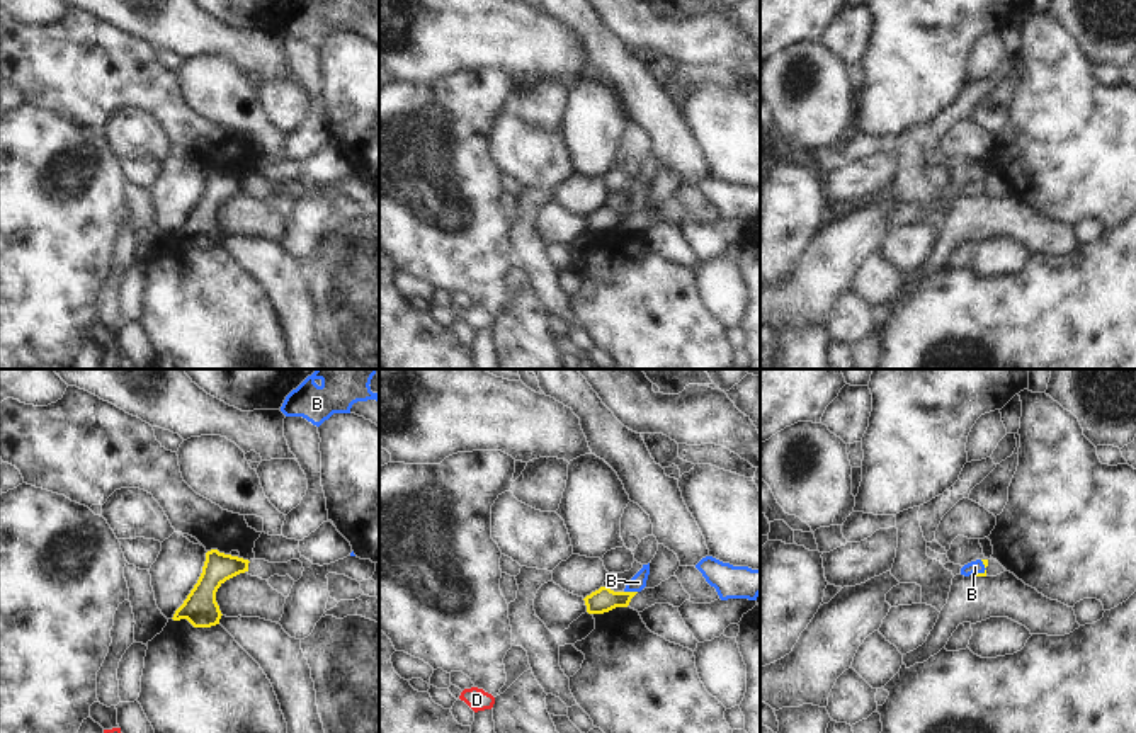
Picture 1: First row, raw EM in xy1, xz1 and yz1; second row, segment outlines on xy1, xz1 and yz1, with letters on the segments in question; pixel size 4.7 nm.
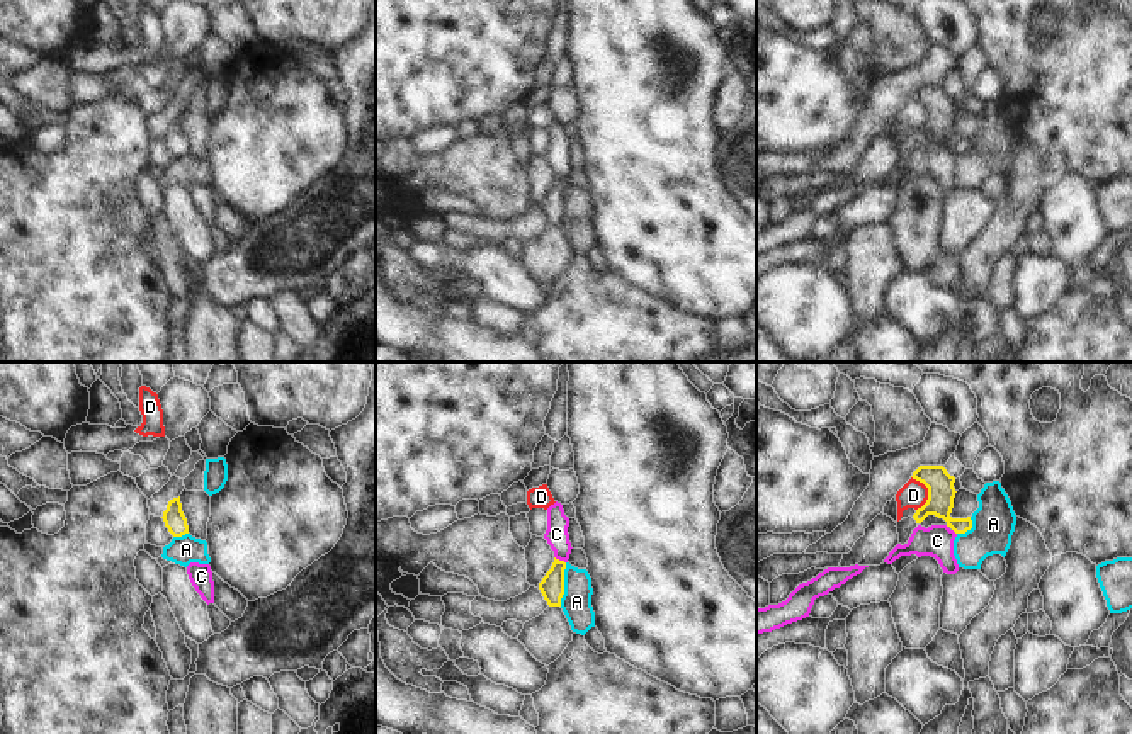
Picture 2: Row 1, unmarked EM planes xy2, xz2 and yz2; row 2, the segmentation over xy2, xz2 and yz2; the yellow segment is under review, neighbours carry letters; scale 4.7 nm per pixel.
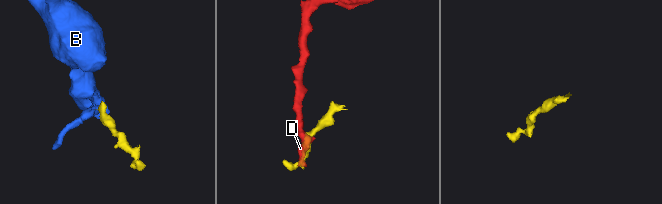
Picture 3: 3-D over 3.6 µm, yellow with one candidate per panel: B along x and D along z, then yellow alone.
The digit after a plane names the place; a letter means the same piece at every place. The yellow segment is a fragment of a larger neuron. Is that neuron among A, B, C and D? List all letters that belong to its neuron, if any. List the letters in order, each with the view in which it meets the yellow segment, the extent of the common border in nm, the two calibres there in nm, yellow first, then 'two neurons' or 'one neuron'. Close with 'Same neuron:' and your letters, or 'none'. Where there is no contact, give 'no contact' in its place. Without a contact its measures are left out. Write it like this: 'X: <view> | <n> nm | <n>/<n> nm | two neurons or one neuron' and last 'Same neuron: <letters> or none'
A: xz2 | 220 nm | 120/140 nm | two neurons
B: xz1 | 60 nm | 120/80 nm | one neuron
C: xz2 | 70 nm | 120/110 nm | two neurons
D: yz2 | 170 nm | 130/130 nm | two neurons
Same neuron: B

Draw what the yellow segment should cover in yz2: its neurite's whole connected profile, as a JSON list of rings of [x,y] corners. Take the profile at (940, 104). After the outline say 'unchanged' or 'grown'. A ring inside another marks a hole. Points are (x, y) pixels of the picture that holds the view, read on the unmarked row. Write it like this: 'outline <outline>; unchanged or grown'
outline [[[920,85],[911,97],[928,107],[926,122],[913,134],[916,143],[921,143],[928,134],[935,134],[943,138],[947,146],[950,146],[955,153],[965,153],[972,148],[971,136],[950,136],[957,112],[954,107],[955,97],[950,95],[943,85]]]; unchanged

